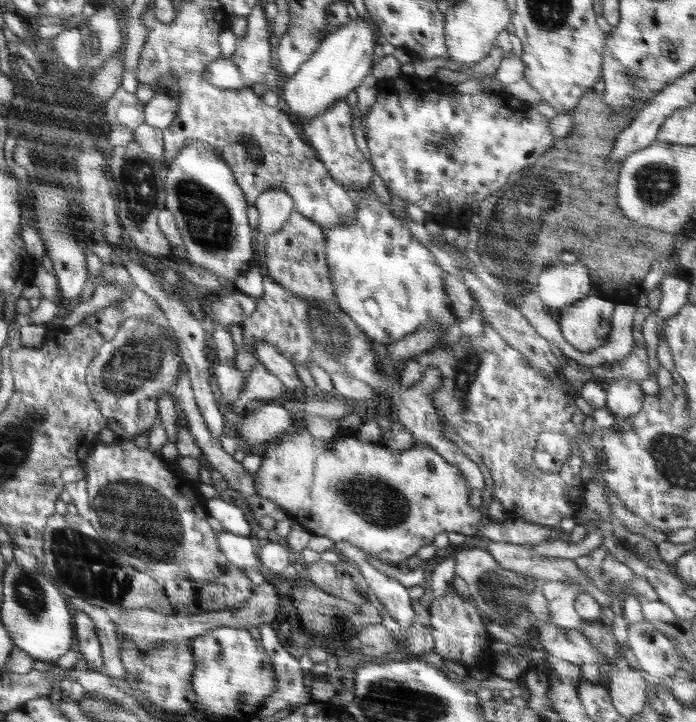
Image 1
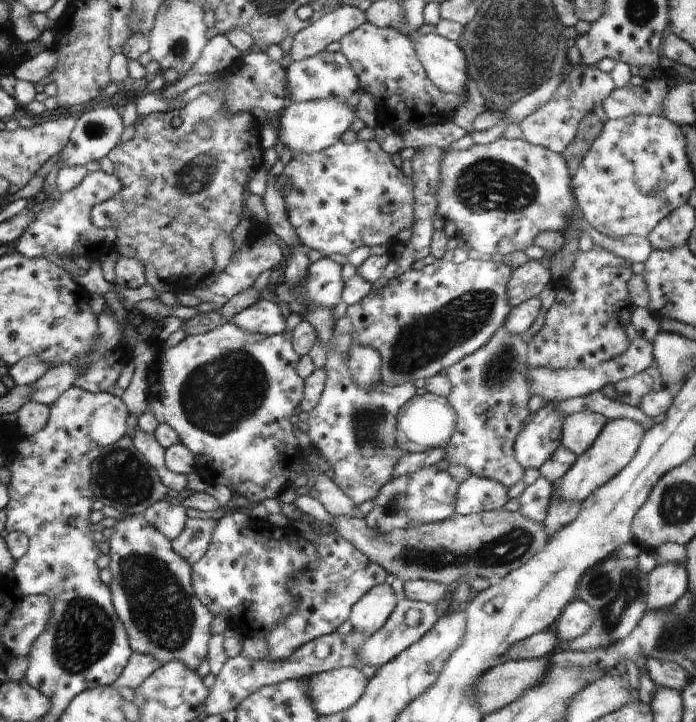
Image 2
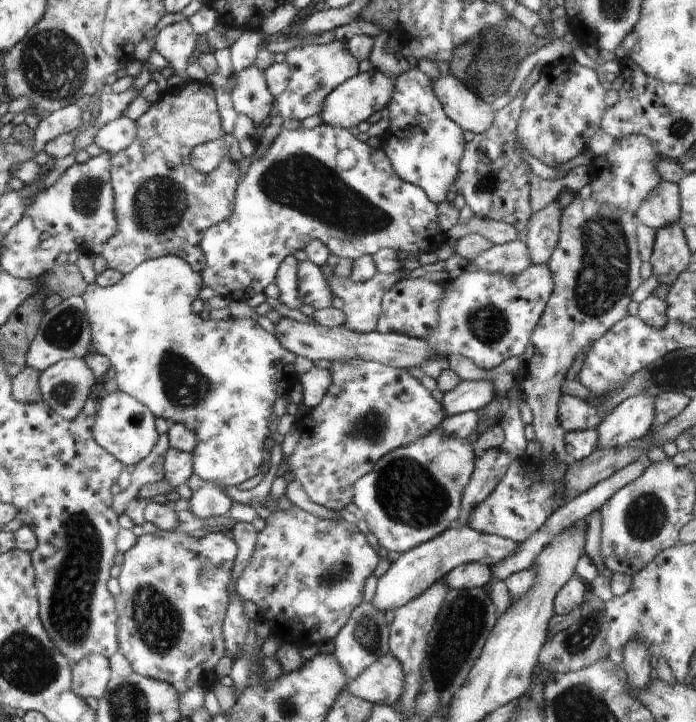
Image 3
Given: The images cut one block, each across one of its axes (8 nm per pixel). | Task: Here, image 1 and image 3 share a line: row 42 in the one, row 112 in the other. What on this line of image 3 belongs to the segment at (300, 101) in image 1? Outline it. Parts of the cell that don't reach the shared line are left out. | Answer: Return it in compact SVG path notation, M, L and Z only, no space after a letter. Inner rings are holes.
M373 67L368 72L357 73L343 84L340 84L328 98L324 100L324 110L319 115L322 121L336 128L354 128L367 121L375 112L384 111L392 100L395 90L395 79Z

